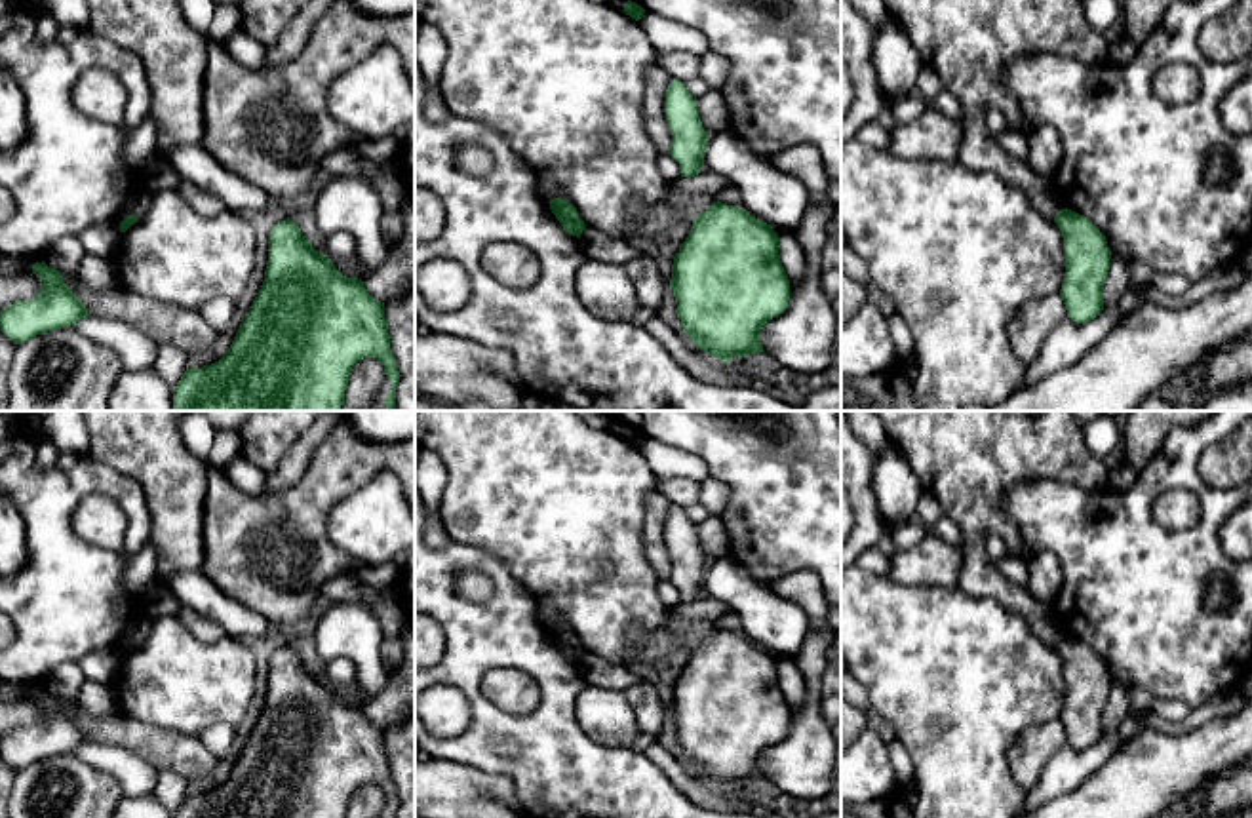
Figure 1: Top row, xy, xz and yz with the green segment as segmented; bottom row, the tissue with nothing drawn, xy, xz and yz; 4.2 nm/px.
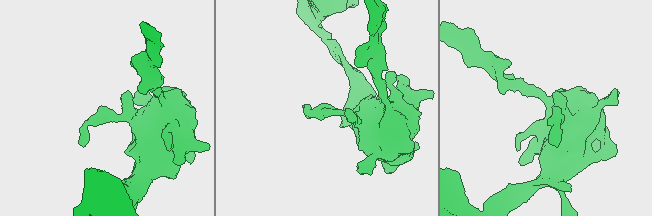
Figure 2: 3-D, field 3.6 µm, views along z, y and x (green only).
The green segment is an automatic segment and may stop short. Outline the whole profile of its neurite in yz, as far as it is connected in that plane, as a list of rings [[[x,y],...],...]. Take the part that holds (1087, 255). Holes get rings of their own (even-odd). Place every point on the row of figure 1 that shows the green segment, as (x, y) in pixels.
[[[1066,207],[1056,213],[1054,223],[1062,232],[1066,257],[1060,297],[1067,318],[1085,323],[1104,310],[1104,282],[1113,253],[1105,236],[1086,217]]]

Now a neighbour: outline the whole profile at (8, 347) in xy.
[[[0,331],[0,411],[10,411],[8,377],[17,344]]]

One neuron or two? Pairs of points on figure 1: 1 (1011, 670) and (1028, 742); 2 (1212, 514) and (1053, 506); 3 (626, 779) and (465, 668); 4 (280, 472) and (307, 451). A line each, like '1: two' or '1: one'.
1: two
2: one
3: one
4: one

